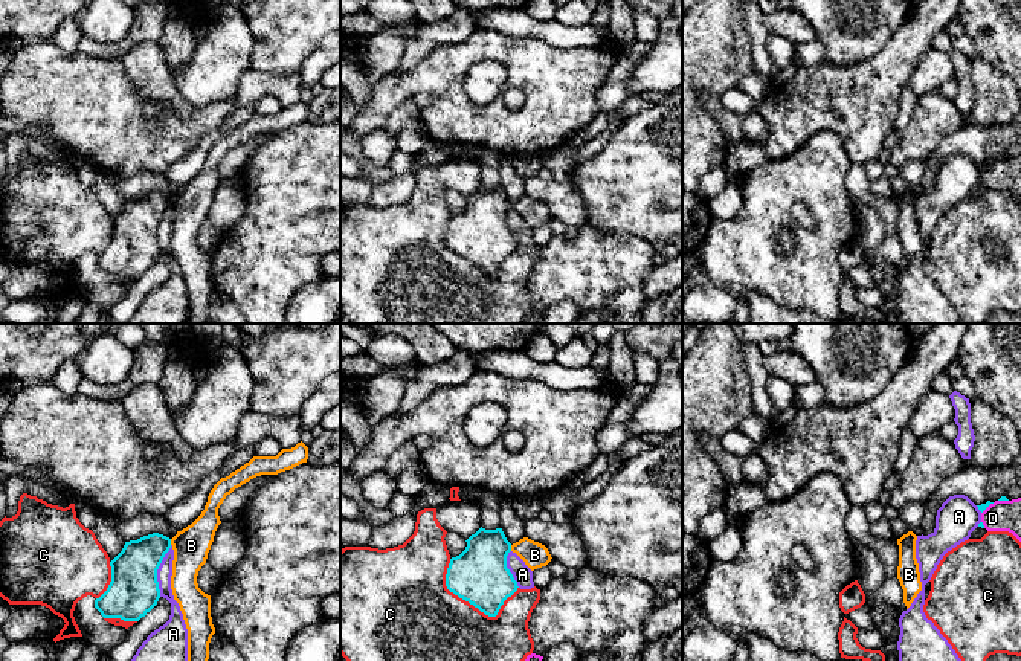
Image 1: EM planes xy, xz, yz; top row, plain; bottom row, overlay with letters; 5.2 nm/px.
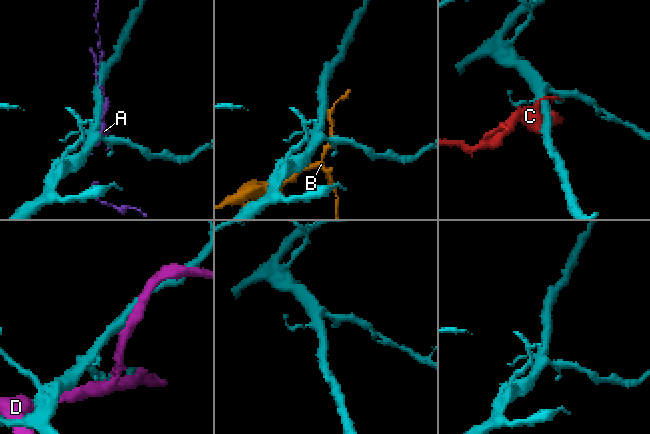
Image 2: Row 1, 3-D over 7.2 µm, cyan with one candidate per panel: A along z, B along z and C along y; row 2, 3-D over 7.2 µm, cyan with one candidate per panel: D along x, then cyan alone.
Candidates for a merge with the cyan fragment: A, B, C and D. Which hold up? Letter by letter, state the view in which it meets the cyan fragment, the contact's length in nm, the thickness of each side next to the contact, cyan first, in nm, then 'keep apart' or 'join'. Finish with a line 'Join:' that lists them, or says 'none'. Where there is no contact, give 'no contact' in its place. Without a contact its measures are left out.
A: meets cyan in xy; contact 280 nm long; 260 nm thick on the cyan side, 80 nm on the other; keep apart
B: meets cyan in xy; contact 30 nm long; 240 nm thick on the cyan side, 190 nm on the other; keep apart
C: meets cyan in xz; contact 400 nm long; 300 nm thick on the cyan side, 500 nm on the other; keep apart
D: meets cyan in yz; contact 90 nm long; 40 nm thick on the cyan side, 160 nm on the other; keep apart
Join: none

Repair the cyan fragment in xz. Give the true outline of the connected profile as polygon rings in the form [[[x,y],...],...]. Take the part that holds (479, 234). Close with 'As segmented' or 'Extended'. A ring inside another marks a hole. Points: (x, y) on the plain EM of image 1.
[[[479,186],[465,208],[450,217],[446,244],[488,275],[496,275],[504,260],[517,249],[517,240],[507,226],[511,202],[502,186]]]. As segmented

